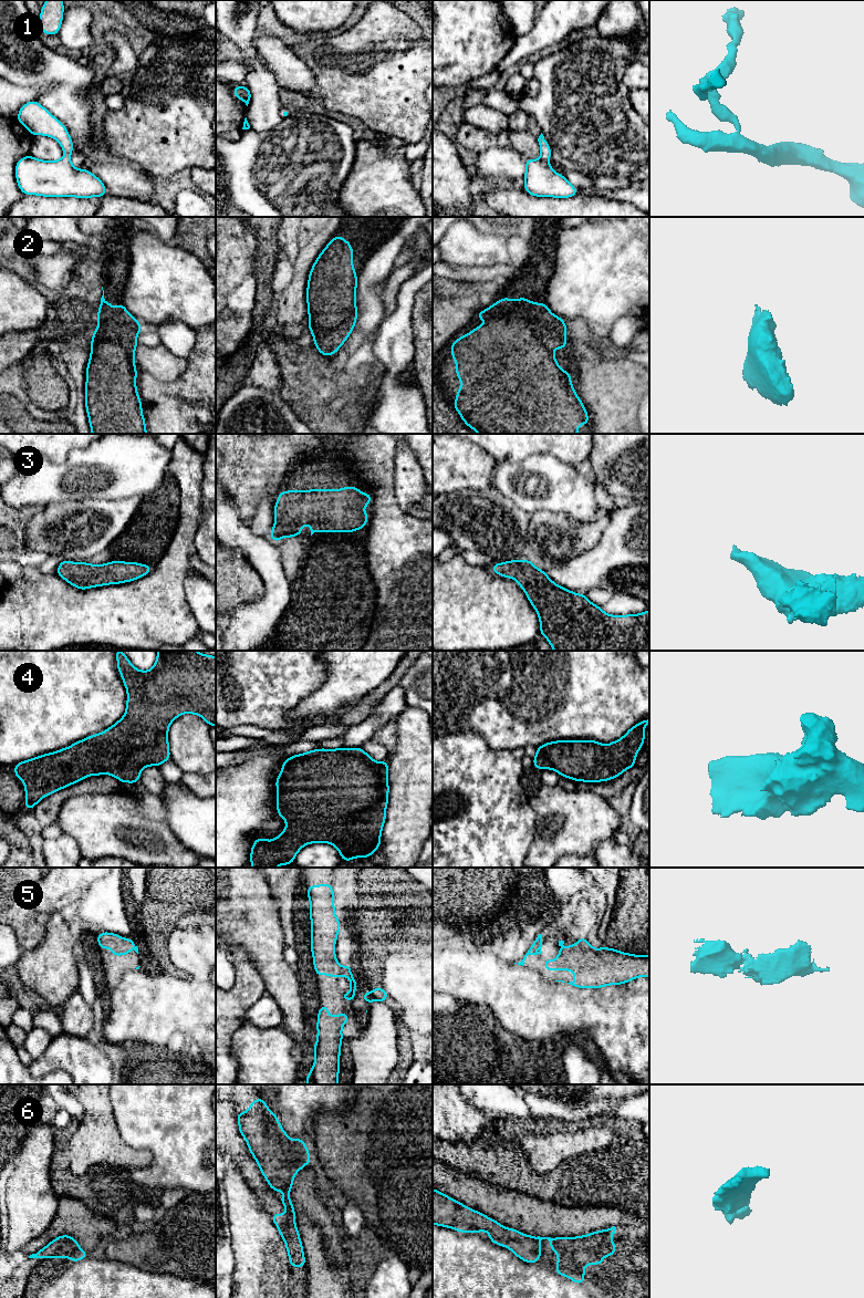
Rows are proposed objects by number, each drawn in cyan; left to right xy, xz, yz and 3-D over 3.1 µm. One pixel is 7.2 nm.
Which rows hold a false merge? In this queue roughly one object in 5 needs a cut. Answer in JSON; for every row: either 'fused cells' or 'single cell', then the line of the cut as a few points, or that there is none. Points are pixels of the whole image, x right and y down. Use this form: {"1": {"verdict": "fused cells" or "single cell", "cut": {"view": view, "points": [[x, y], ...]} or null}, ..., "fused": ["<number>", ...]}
{"1": {"verdict": "single cell", "cut": null}, "2": {"verdict": "single cell", "cut": null}, "3": {"verdict": "single cell", "cut": null}, "4": {"verdict": "single cell", "cut": null}, "5": {"verdict": "single cell", "cut": null}, "6": {"verdict": "single cell", "cut": null}, "fused": []}

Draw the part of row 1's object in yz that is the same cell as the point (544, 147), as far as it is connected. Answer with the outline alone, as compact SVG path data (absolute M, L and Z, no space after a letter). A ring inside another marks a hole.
M542 133L538 142L542 155L539 159L525 160L524 190L537 197L570 198L577 195L577 189L549 164L551 147Z

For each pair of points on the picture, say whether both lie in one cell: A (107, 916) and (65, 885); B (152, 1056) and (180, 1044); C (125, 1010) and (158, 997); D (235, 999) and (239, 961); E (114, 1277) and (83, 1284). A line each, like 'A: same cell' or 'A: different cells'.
A: same cell
B: different cells
C: same cell
D: same cell
E: same cell

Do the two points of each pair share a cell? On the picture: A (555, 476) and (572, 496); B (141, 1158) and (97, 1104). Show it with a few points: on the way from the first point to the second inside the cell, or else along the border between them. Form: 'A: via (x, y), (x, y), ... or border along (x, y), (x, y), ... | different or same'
A: via (557, 480), (568, 491) | same
B: via (124, 1153), (99, 1128), (99, 1121) | same

